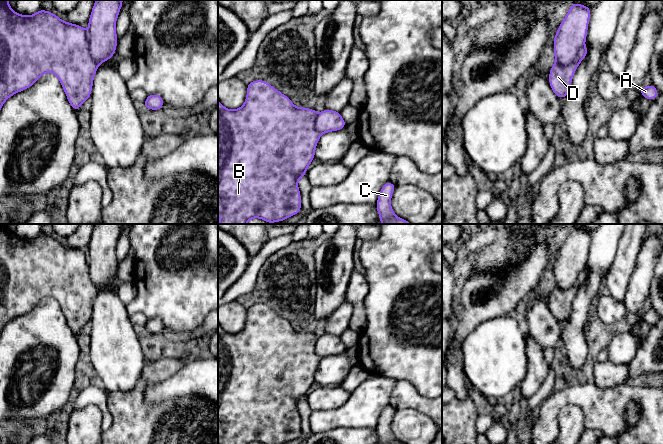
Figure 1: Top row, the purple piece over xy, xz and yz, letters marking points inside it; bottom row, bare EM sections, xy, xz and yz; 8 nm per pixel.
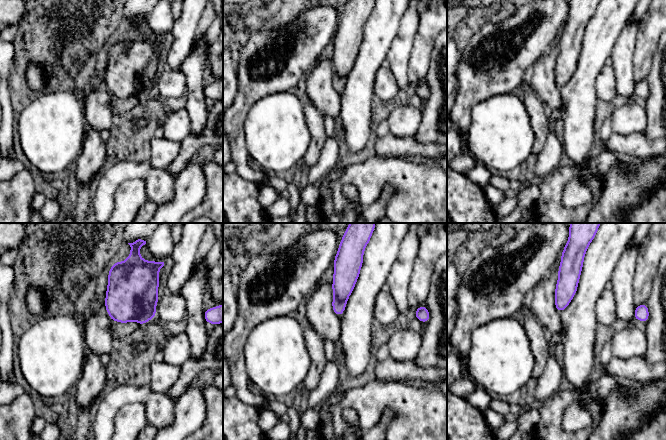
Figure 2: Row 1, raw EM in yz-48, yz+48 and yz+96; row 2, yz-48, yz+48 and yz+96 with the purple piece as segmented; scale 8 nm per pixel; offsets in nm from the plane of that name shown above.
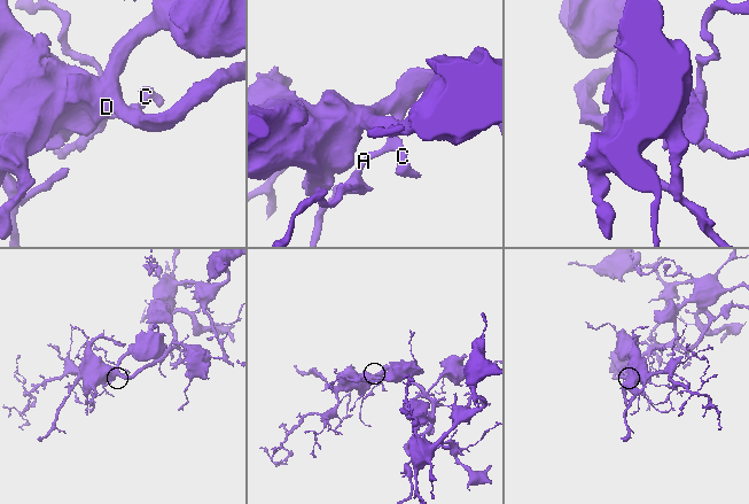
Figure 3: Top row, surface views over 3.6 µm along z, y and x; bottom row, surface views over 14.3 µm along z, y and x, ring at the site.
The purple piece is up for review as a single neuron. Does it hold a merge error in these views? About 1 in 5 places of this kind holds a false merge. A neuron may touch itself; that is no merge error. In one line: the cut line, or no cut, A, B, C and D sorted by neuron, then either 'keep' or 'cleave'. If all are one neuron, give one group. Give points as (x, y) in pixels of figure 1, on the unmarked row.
cut none; groups A B C D; keep

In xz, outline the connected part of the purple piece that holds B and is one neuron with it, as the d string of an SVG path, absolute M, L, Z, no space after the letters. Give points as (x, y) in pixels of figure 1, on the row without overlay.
M254 304L247 308L247 319L245 327L236 334L224 331L218 324L218 438L219 444L251 444L259 442L262 444L286 444L301 435L301 418L298 412L298 404L305 400L308 390L315 382L315 373L322 358L343 354L346 350L340 335L325 333L317 337L314 333L296 331L288 320L282 318L267 305Z

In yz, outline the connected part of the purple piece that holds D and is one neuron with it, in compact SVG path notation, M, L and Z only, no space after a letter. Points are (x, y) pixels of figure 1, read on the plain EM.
M573 226L553 262L555 287L549 295L549 308L558 322L568 320L573 299L588 278L584 268L590 238L588 230Z

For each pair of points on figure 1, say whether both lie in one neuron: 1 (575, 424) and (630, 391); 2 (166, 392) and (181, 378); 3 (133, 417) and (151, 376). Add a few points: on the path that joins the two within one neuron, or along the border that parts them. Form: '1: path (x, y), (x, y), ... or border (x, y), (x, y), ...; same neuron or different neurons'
1: border (562, 408), (579, 407), (585, 428); different neurons
2: path (170, 389), (177, 382); same neuron
3: path (133, 407), (133, 400), (141, 386); same neuron

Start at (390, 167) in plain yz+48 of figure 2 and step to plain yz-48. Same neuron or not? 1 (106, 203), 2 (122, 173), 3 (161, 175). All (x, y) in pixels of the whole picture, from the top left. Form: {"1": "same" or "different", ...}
{"1": "same", "2": "same", "3": "same"}

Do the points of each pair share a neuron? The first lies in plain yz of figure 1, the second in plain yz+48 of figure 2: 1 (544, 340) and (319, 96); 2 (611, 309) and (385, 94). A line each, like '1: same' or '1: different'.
1: same
2: same

